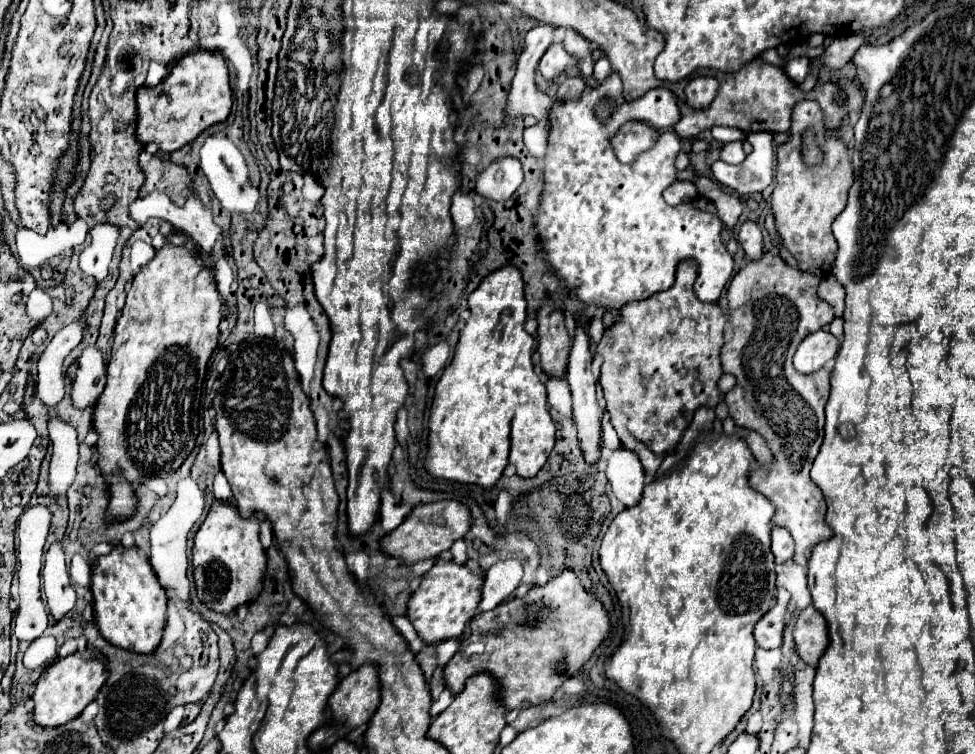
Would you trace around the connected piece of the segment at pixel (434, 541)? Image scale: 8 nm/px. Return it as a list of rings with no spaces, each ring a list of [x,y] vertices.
[[[440,500],[432,504],[416,506],[410,516],[390,534],[382,538],[382,550],[390,556],[402,558],[406,564],[414,564],[424,558],[436,558],[450,550],[450,546],[462,538],[472,524],[470,508],[458,500]]]

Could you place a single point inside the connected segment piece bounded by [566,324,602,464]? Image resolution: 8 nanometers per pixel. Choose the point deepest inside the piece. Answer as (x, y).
(587, 413)

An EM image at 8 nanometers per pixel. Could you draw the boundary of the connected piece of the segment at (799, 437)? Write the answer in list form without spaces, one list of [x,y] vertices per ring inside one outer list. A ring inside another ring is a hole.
[[[770,252],[762,254],[762,260],[754,260],[746,264],[730,282],[728,288],[728,306],[734,336],[728,344],[722,346],[722,370],[736,378],[736,386],[726,394],[726,404],[730,408],[730,416],[734,418],[736,426],[756,430],[768,442],[776,462],[772,466],[758,466],[750,472],[750,486],[762,492],[772,504],[776,506],[776,514],[772,518],[772,526],[784,526],[796,542],[796,562],[802,564],[804,550],[812,548],[814,544],[828,540],[832,530],[824,522],[826,502],[820,488],[810,478],[812,462],[820,450],[824,438],[824,406],[830,396],[830,372],[814,372],[814,374],[800,374],[792,366],[792,356],[802,338],[810,332],[816,332],[834,320],[834,308],[820,300],[816,288],[820,278],[814,274],[806,274],[798,268],[790,268],[780,256]]]

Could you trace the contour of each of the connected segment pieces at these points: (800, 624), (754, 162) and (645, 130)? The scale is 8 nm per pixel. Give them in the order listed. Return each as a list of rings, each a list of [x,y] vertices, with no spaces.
[[[808,606],[798,614],[794,624],[794,642],[800,658],[816,668],[822,652],[828,646],[828,628],[826,620],[814,606]]]
[[[756,132],[750,134],[752,152],[746,156],[746,160],[738,166],[726,164],[722,160],[716,160],[712,164],[714,178],[730,188],[736,190],[740,196],[750,196],[754,192],[762,192],[766,186],[770,186],[774,178],[774,146],[772,146],[772,134],[770,132]]]
[[[626,122],[620,126],[620,130],[610,138],[610,144],[616,152],[616,158],[620,162],[634,162],[636,156],[640,156],[642,152],[650,150],[656,140],[658,140],[660,132],[650,128],[650,126],[644,126],[644,122]]]

